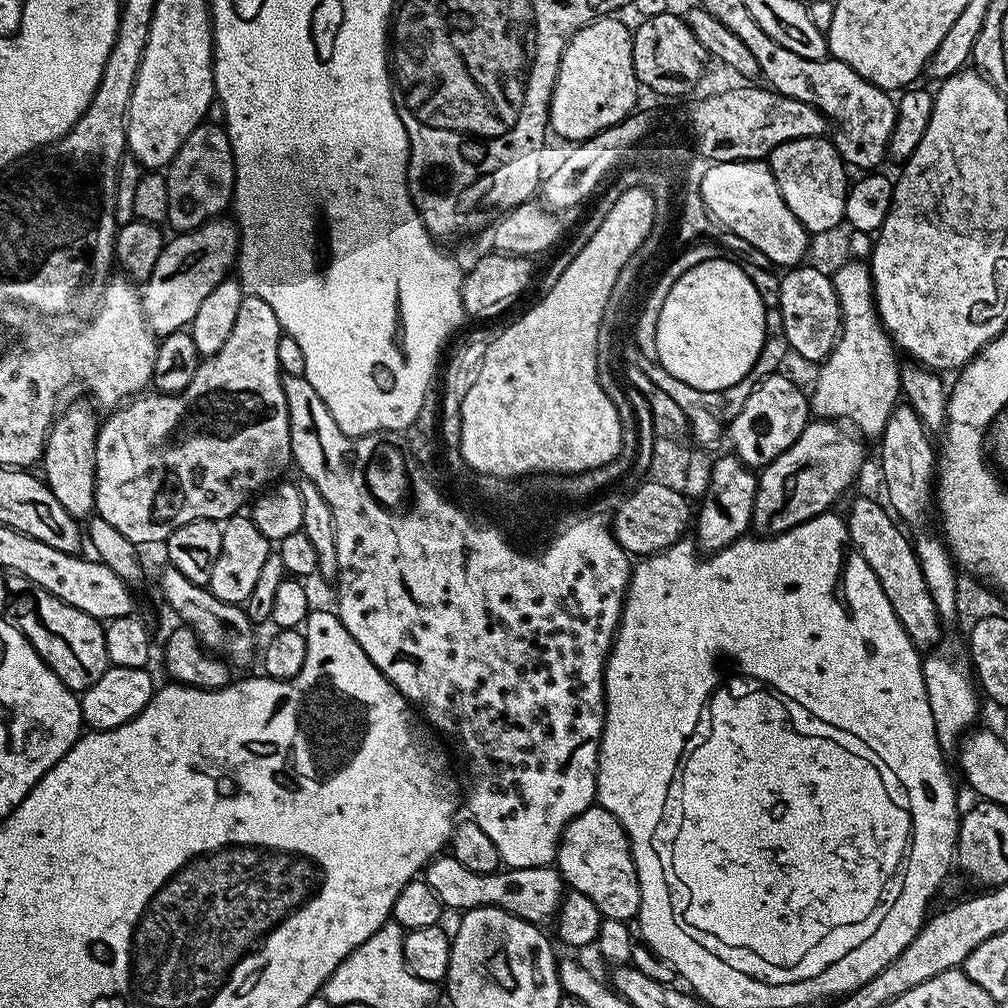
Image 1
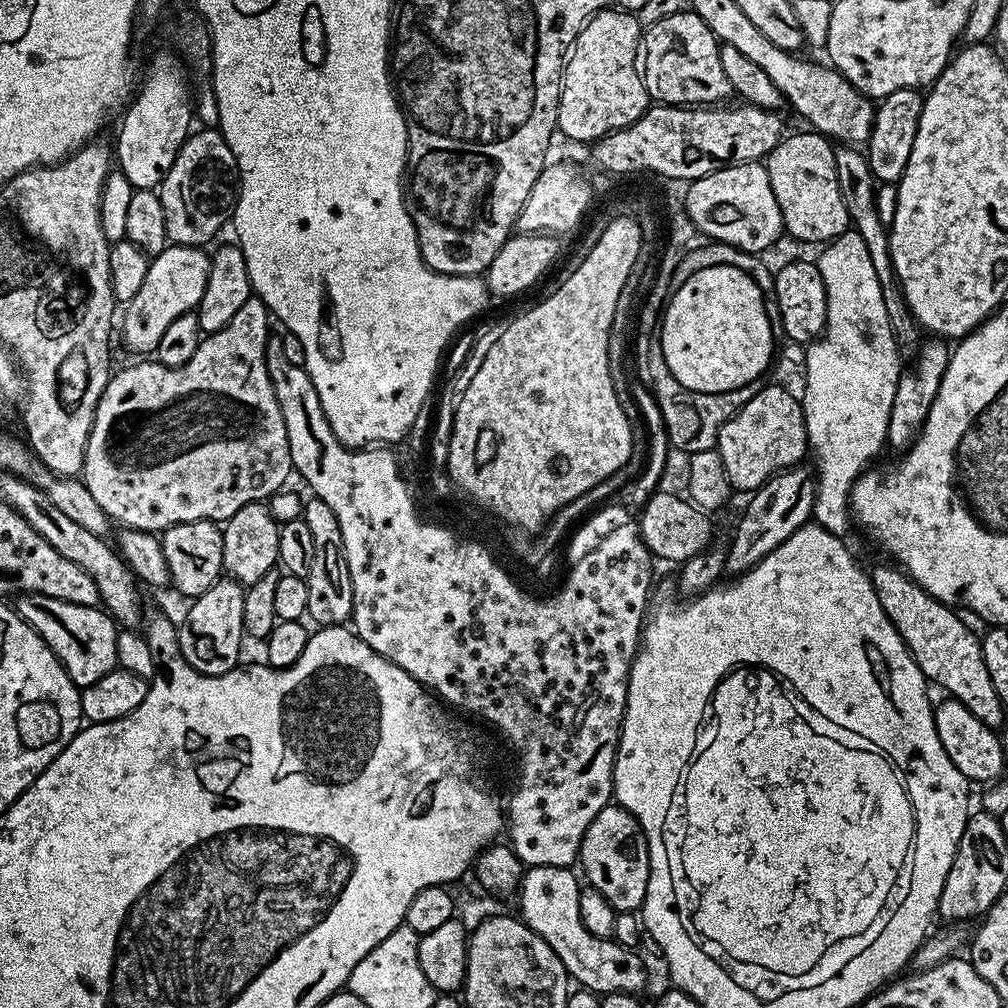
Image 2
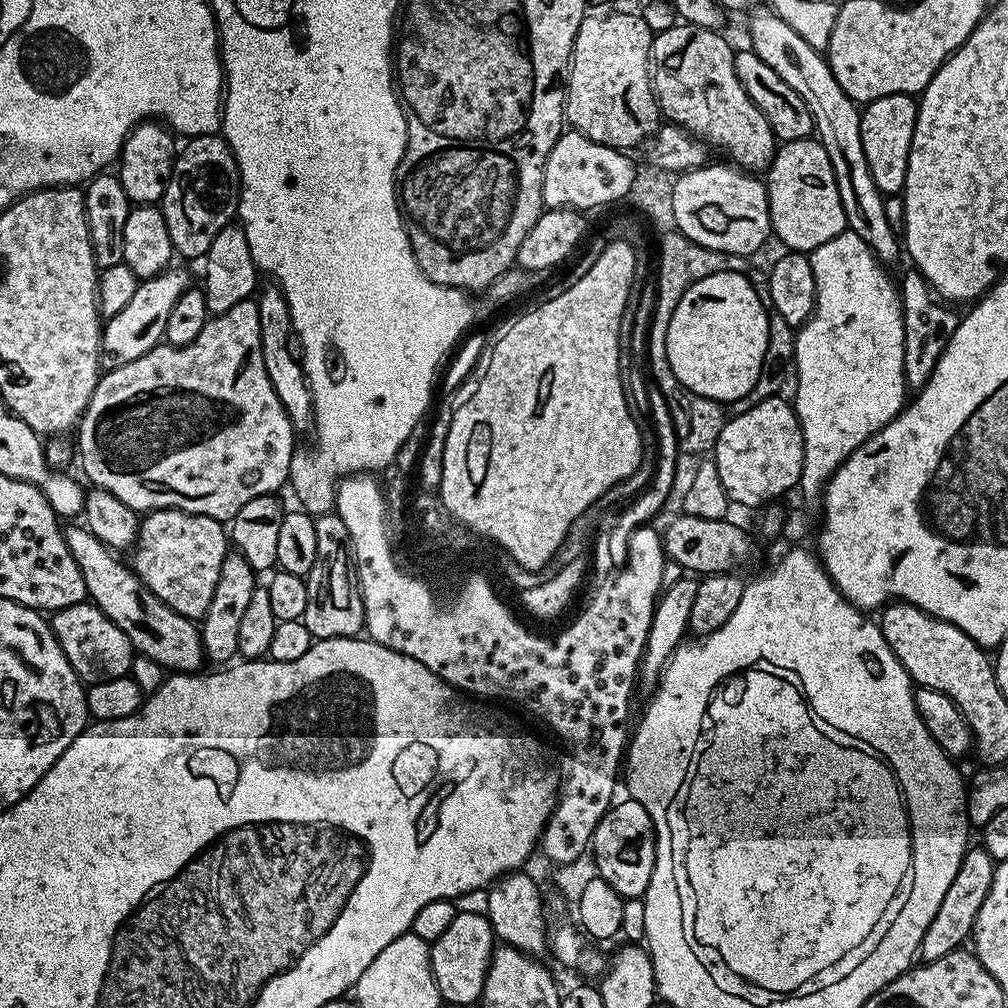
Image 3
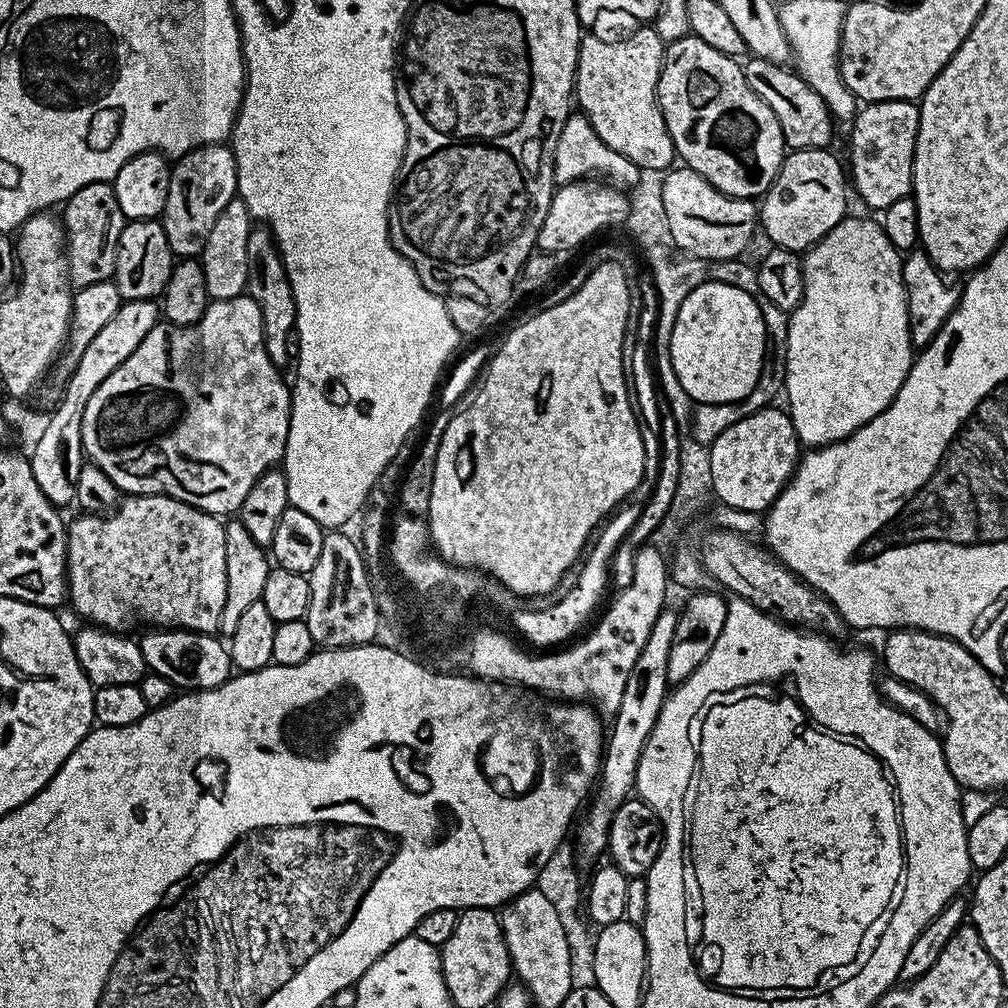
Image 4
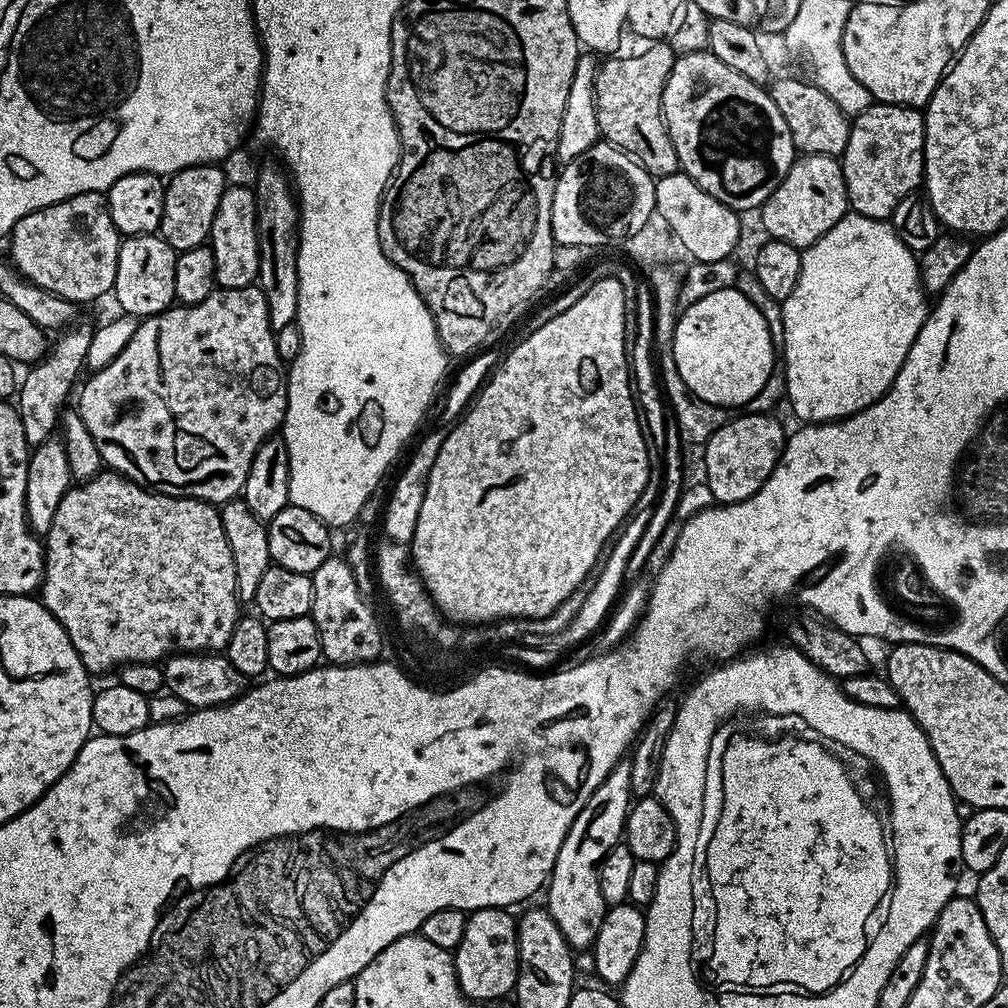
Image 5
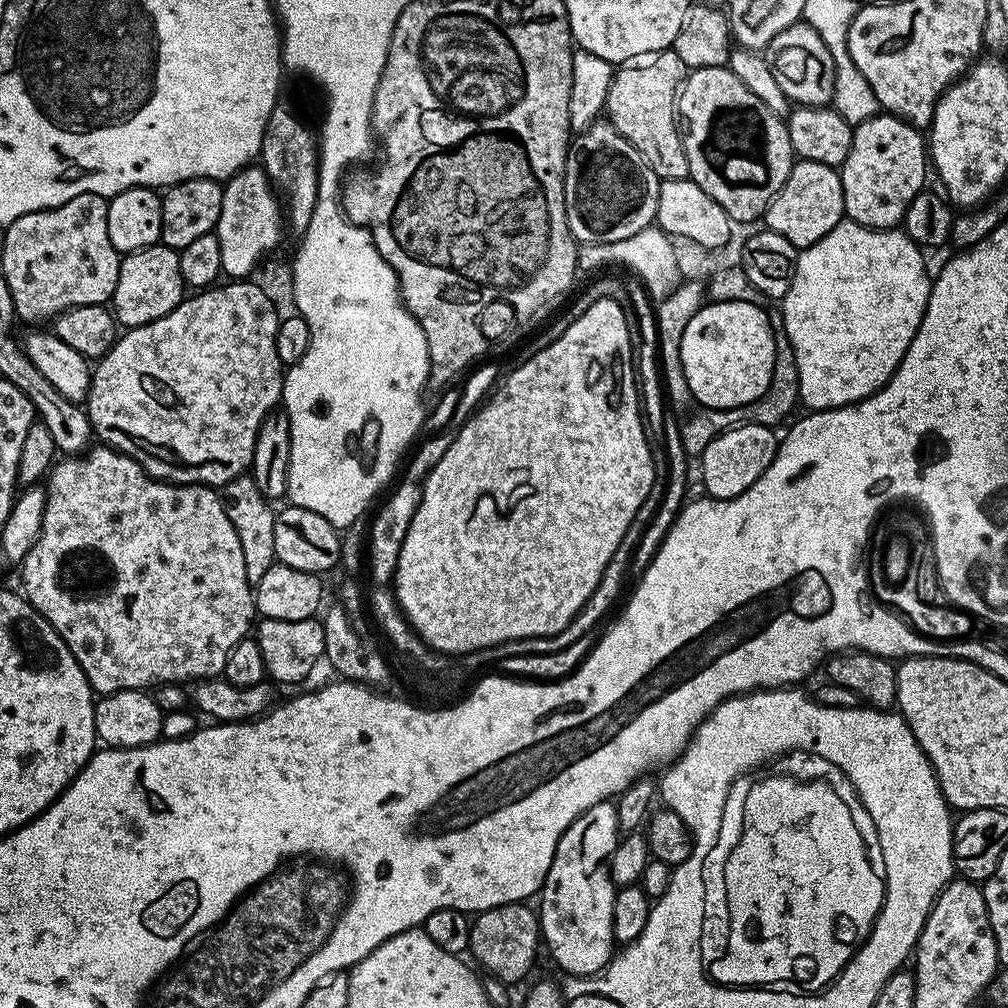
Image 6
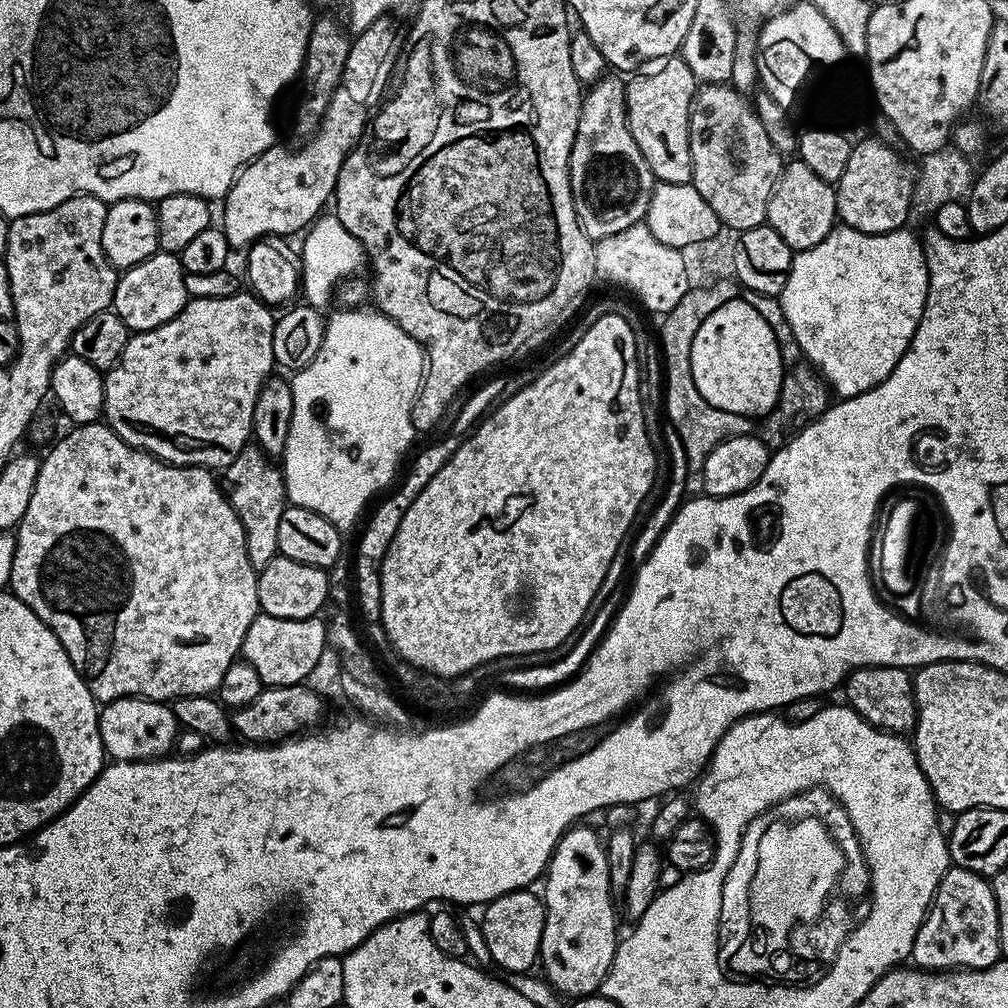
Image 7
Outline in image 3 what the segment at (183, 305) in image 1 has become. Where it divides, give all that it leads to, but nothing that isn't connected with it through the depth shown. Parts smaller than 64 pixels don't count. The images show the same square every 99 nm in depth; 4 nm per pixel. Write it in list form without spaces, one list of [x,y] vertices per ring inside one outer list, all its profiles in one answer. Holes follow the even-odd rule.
[[[165,270],[149,280],[139,281],[134,290],[134,298],[118,314],[107,317],[100,333],[102,360],[109,369],[122,366],[126,362],[134,362],[134,358],[142,358],[150,349],[164,340],[166,322],[170,318],[170,310],[174,310],[174,302],[190,287],[190,280],[184,272]]]

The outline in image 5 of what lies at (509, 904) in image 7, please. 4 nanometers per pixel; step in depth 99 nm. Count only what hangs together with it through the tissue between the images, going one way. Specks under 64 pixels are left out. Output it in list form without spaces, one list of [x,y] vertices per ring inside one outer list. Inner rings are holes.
[[[478,908],[475,912],[467,913],[466,931],[462,934],[462,942],[454,949],[456,961],[456,977],[458,986],[464,995],[473,1002],[479,1000],[500,1000],[511,993],[516,987],[520,959],[518,958],[518,938],[516,937],[517,917],[511,916],[508,908]]]

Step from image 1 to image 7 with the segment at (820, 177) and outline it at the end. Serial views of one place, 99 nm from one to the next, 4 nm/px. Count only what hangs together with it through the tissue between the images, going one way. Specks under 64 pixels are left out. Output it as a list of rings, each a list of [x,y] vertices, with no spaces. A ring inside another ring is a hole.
[[[798,158],[789,159],[783,165],[776,189],[772,191],[766,222],[778,230],[778,234],[782,234],[793,250],[809,248],[822,242],[822,238],[826,238],[826,234],[830,234],[830,230],[838,223],[835,187],[818,178],[818,174],[814,174],[806,162]]]

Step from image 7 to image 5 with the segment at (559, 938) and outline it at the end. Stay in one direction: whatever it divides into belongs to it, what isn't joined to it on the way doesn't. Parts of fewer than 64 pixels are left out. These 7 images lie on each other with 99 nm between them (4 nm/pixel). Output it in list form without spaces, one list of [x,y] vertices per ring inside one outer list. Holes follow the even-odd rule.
[[[628,762],[616,764],[602,786],[598,786],[598,790],[590,794],[578,818],[574,818],[562,842],[562,850],[558,850],[558,858],[546,885],[546,907],[550,918],[554,918],[558,930],[562,932],[562,938],[566,938],[566,942],[574,950],[591,949],[592,943],[598,938],[598,926],[602,926],[606,905],[598,886],[598,874],[600,863],[604,861],[606,854],[610,854],[612,848],[621,843],[624,834],[624,822],[628,819],[632,791],[630,768],[631,763]]]

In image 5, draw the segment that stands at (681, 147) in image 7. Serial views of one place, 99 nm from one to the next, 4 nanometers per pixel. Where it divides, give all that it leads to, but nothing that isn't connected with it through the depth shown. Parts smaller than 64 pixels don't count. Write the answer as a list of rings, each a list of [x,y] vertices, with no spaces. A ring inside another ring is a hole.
[[[652,42],[637,56],[613,55],[596,73],[596,109],[601,137],[637,160],[654,178],[669,176],[680,168],[664,122],[662,94],[677,54],[668,42]],[[613,59],[613,60],[612,60]]]

